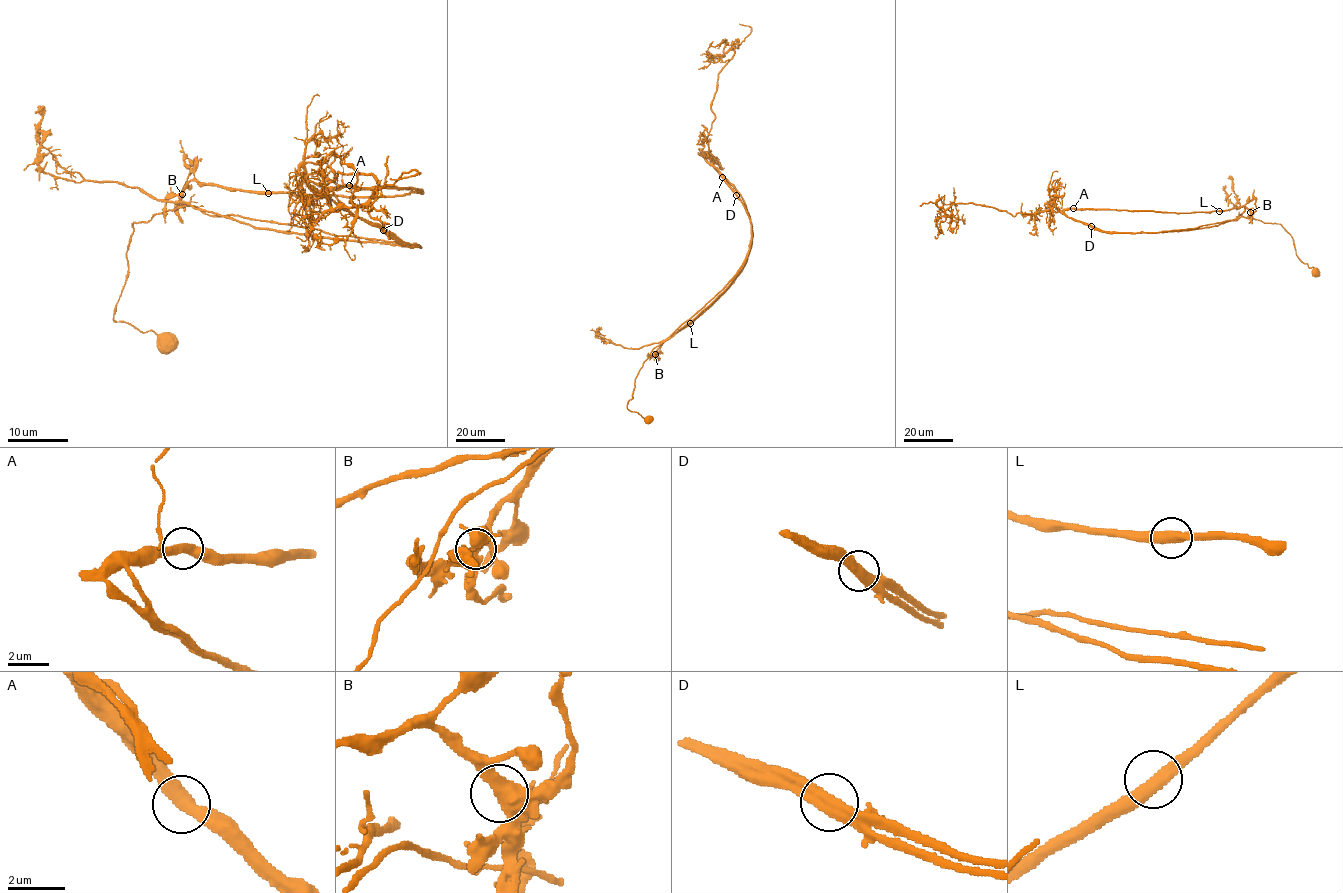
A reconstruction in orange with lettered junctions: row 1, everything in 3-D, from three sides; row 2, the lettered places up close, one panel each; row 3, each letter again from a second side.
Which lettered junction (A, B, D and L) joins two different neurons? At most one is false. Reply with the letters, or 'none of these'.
D

